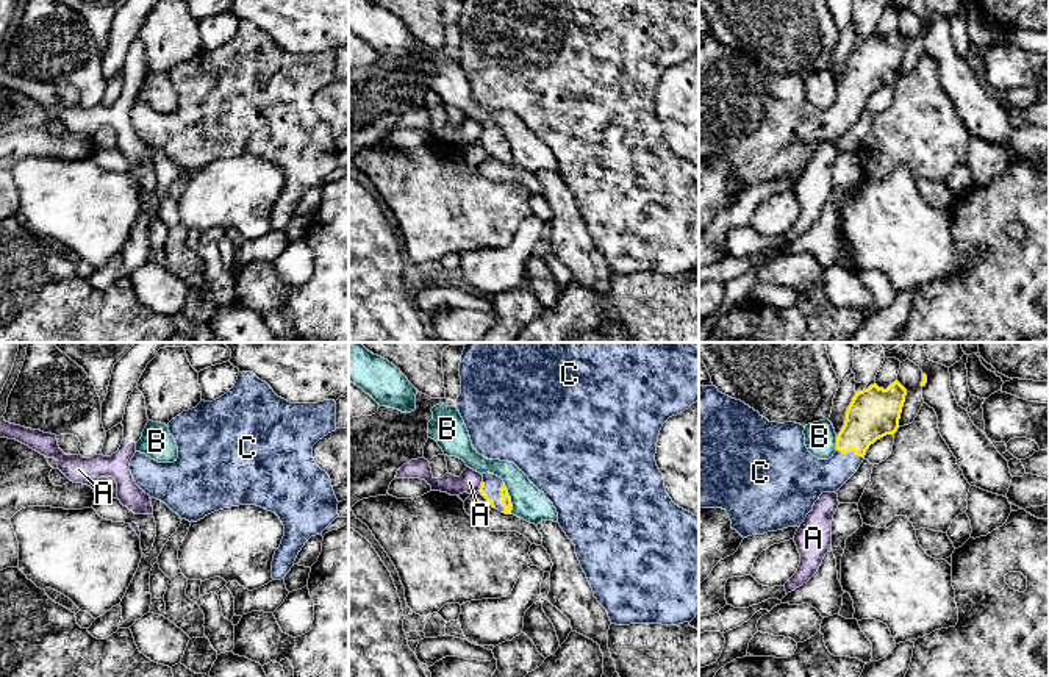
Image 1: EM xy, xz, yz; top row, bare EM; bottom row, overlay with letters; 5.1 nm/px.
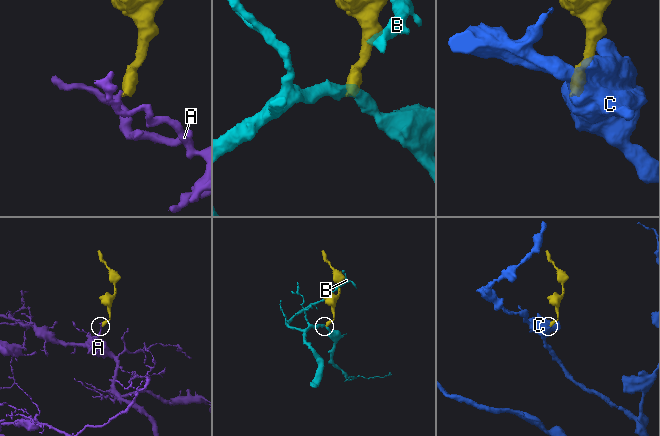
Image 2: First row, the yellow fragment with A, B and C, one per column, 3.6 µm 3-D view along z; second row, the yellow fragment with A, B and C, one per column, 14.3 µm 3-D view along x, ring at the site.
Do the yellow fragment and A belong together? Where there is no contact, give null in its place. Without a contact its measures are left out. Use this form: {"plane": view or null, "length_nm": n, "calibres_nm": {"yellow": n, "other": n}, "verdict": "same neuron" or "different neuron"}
{"plane": "xz", "length_nm": 60, "calibres_nm": {"yellow": 20, "other": 120}, "verdict": "different neuron"}

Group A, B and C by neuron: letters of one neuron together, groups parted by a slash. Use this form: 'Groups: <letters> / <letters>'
Groups: A / B / C

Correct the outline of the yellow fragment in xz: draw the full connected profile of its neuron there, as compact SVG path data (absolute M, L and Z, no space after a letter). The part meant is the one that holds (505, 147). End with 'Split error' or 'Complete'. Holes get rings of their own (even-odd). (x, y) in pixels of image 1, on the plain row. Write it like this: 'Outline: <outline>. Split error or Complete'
Outline: M482 124L483 125L483 131L482 131L482 136L480 136L480 142L482 145L486 149L486 152L505 163L505 164L511 164L511 159L513 159L513 153L511 153L511 147L508 144L508 139L503 133L503 130L494 124Z. Split error

